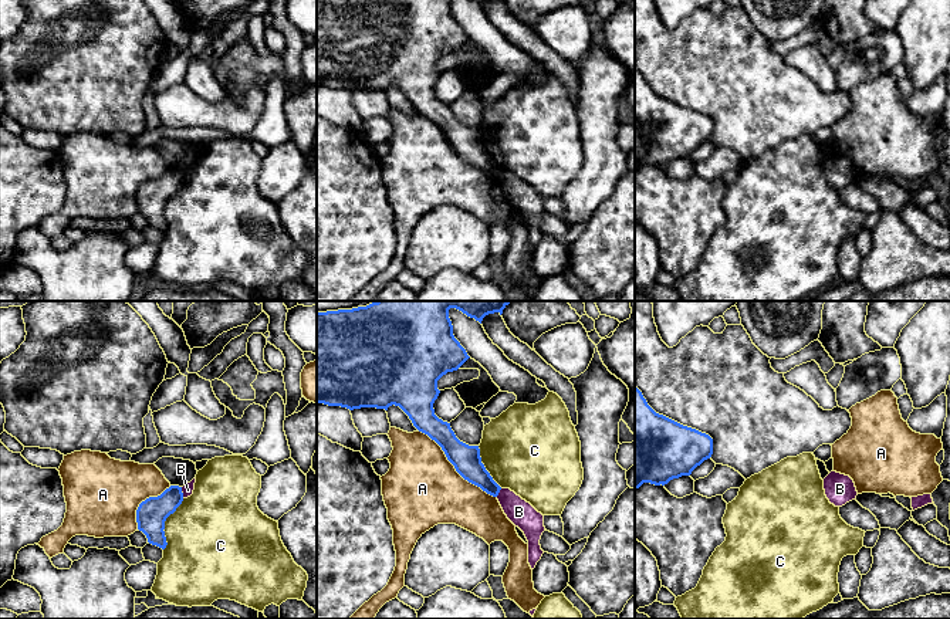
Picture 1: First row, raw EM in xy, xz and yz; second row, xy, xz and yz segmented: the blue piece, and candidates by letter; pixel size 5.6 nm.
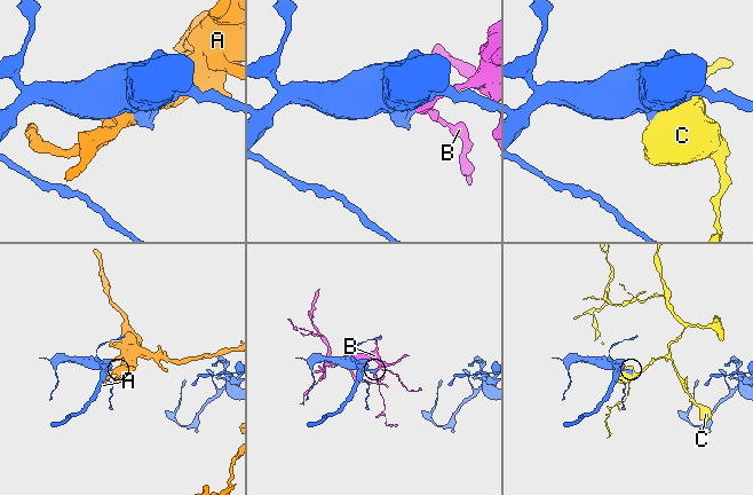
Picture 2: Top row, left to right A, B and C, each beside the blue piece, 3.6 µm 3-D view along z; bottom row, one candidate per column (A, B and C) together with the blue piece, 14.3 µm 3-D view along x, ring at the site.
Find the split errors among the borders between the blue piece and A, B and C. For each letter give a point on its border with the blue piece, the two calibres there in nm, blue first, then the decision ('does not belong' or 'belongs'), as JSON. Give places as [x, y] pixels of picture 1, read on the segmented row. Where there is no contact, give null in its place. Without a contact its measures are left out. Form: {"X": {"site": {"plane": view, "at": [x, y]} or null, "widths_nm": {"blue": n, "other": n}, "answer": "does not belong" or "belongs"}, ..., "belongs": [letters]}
{"A": {"site": {"plane": "xz", "at": [455, 467]}, "widths_nm": {"blue": 160, "other": 440}, "answer": "does not belong"}, "B": {"site": {"plane": "xy", "at": [182, 493]}, "widths_nm": {"blue": 170, "other": 60}, "answer": "does not belong"}, "C": {"site": {"plane": "xy", "at": [164, 524]}, "widths_nm": {"blue": 170, "other": 460}, "answer": "does not belong"}, "belongs": []}

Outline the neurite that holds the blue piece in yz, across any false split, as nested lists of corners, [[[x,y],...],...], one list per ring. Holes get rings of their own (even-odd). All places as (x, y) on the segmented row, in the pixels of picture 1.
[[[635,386],[635,491],[643,484],[665,486],[673,478],[690,476],[713,454],[713,439],[656,413]]]

